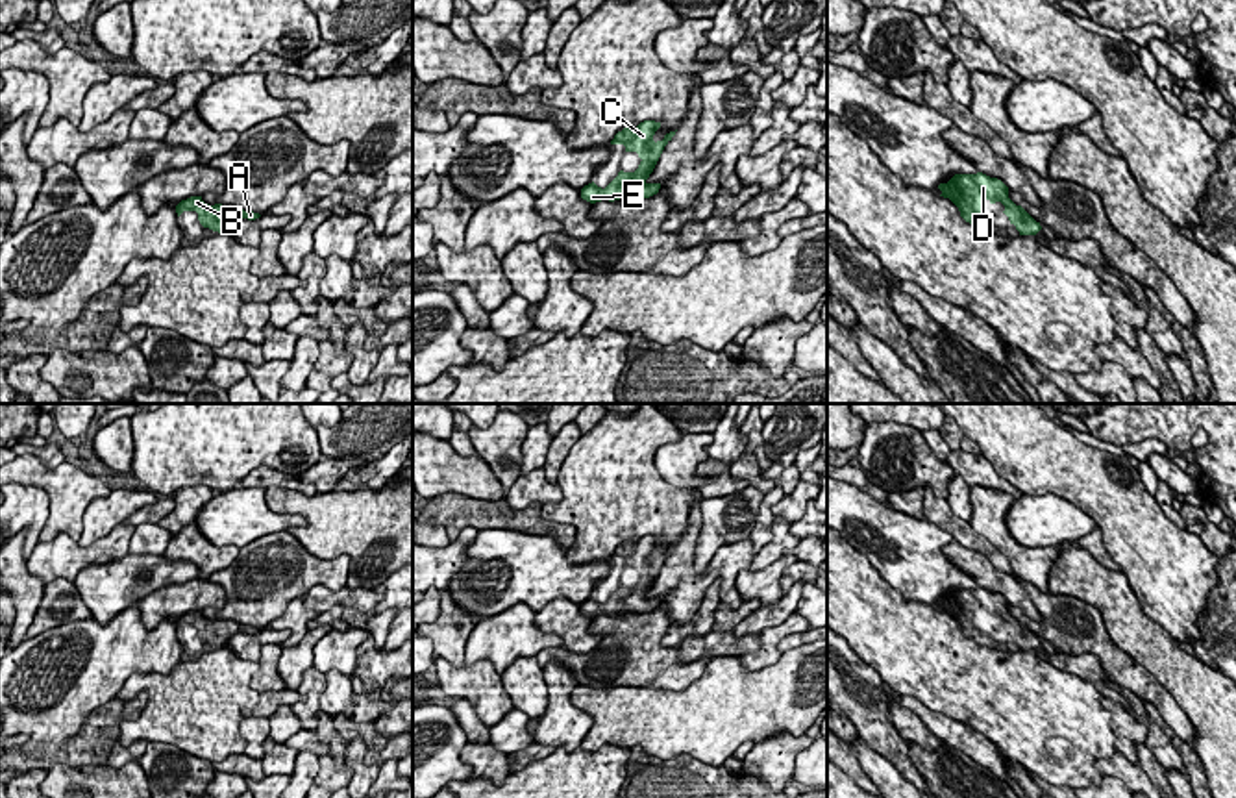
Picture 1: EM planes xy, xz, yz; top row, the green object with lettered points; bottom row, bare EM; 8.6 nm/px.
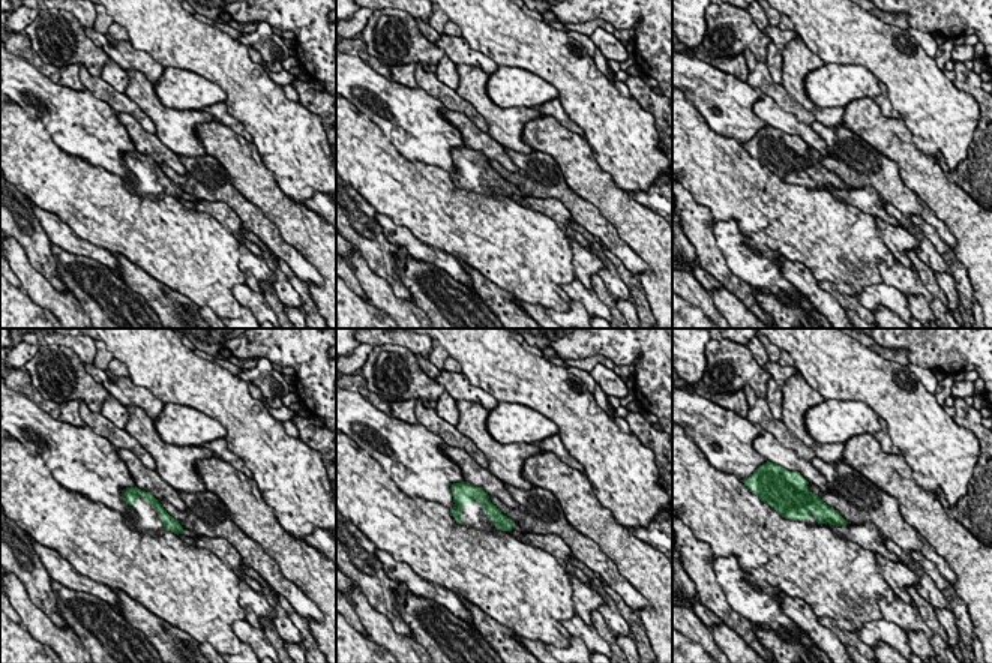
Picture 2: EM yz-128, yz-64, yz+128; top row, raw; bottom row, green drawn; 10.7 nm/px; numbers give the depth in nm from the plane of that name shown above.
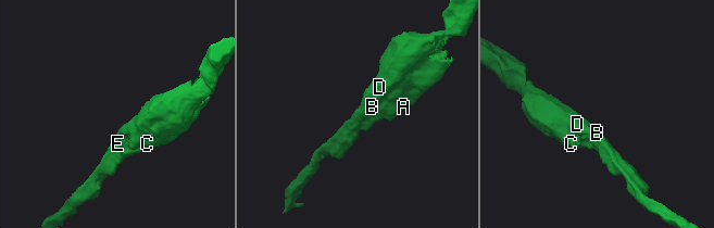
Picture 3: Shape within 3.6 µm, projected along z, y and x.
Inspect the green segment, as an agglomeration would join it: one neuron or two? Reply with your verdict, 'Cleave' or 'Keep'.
Keep

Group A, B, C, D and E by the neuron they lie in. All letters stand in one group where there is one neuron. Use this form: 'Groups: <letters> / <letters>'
Groups: A B C D E

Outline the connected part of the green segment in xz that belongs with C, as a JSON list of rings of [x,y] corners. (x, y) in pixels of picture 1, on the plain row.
[[[644,535],[637,542],[624,542],[614,550],[611,559],[624,559],[625,567],[637,567],[642,574],[635,587],[620,585],[618,591],[605,602],[598,602],[594,596],[581,604],[581,613],[596,618],[601,615],[620,613],[649,613],[659,607],[661,598],[648,598],[646,594],[653,587],[664,561],[672,555],[675,546],[664,550],[662,555],[653,555],[661,537]]]

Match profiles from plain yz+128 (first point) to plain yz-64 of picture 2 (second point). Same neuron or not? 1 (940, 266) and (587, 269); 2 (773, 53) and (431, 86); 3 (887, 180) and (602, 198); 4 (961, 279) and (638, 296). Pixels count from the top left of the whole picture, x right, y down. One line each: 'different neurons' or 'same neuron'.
1: different neurons
2: different neurons
3: different neurons
4: same neuron

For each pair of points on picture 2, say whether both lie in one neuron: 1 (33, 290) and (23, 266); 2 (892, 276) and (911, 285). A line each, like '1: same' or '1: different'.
1: same
2: same

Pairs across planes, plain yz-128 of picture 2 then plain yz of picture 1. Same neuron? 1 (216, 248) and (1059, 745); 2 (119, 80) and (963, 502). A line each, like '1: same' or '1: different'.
1: same
2: same

